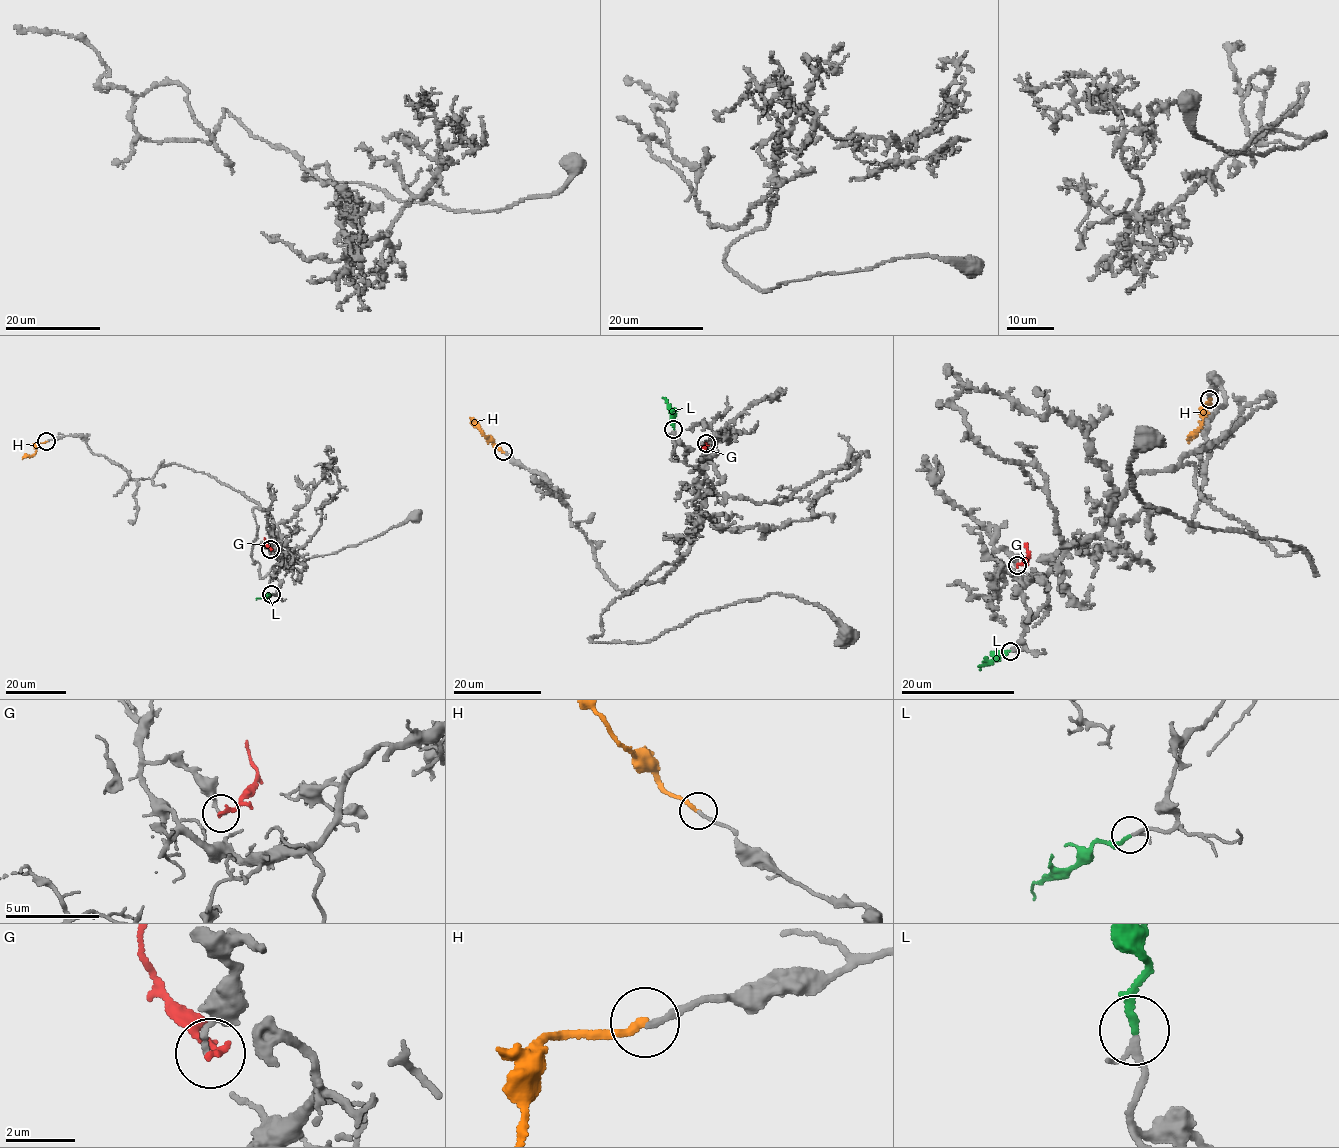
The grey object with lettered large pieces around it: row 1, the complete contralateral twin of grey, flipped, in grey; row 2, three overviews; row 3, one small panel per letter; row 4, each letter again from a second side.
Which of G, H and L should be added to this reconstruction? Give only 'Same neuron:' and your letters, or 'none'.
Same neuron: L

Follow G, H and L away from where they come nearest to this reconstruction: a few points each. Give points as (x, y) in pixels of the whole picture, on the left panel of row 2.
G: (270, 549), (265, 537)
H: (46, 441), (38, 443), (35, 453), (21, 458)
L: (271, 594), (256, 600)

